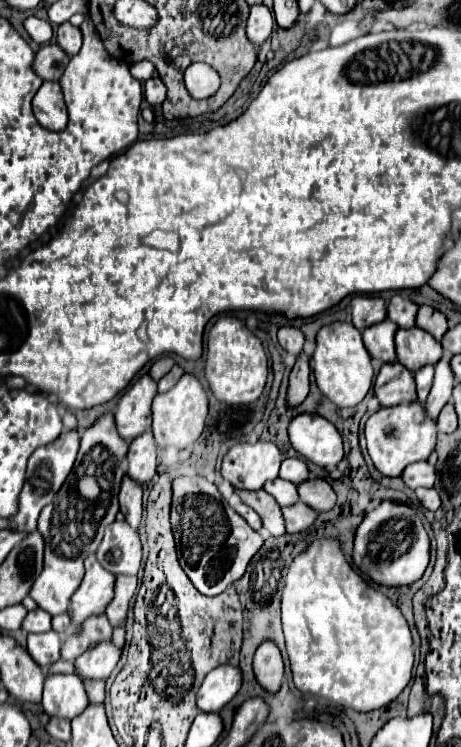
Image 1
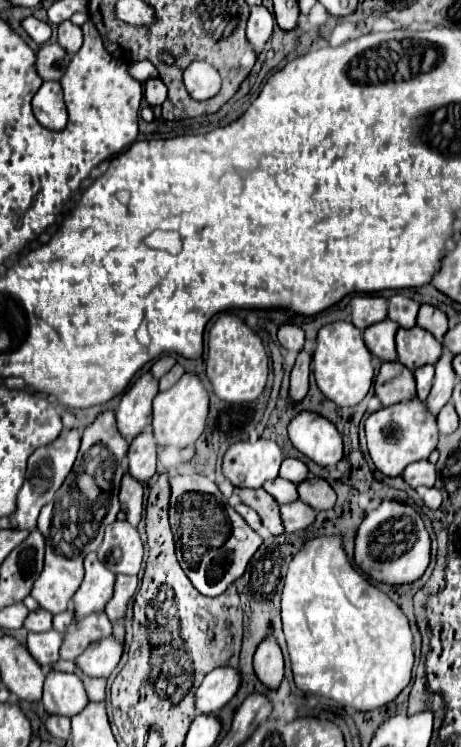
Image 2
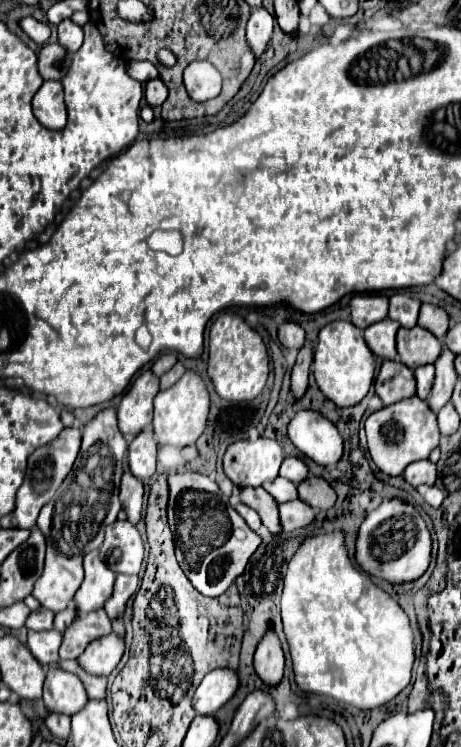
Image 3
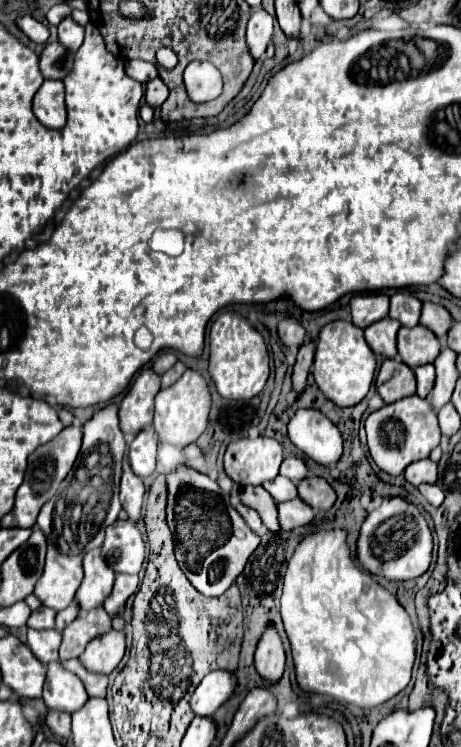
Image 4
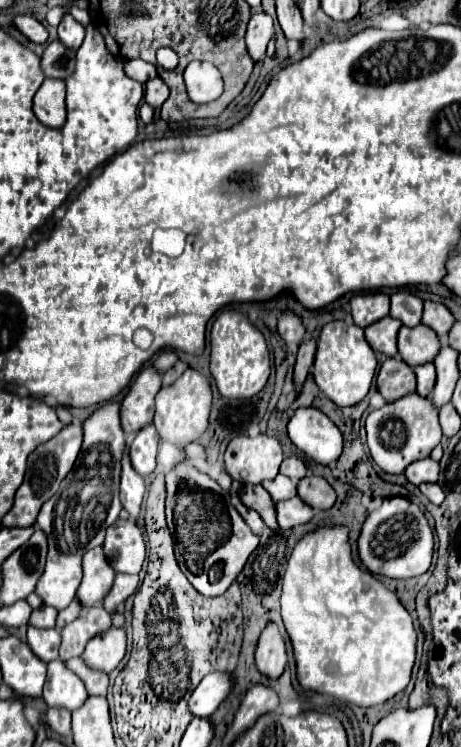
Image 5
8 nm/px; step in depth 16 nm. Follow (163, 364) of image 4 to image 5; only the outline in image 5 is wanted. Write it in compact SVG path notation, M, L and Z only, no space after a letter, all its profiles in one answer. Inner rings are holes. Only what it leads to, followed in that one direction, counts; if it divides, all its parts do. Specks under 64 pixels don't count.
M162 350L162 352L156 356L154 366L156 366L160 372L166 372L176 360L178 360L178 356L176 356L174 350Z

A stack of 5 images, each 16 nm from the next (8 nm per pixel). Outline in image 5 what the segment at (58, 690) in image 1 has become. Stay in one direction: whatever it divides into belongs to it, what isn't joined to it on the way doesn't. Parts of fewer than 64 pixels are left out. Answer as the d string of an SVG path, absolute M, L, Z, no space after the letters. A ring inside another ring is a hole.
M58 658L48 662L48 678L44 684L44 700L48 706L62 706L68 710L80 708L88 692L84 682Z

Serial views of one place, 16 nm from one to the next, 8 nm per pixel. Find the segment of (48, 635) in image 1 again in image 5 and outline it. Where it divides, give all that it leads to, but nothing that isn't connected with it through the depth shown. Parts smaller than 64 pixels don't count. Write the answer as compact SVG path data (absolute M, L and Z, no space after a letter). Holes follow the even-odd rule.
M28 626L28 644L30 644L32 652L42 662L52 662L52 660L58 658L60 632L58 630L48 630L48 628Z

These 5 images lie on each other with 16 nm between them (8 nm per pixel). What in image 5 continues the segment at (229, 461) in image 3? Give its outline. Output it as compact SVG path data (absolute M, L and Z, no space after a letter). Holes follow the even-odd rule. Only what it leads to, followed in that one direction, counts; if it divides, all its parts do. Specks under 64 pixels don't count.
M238 436L228 444L224 460L226 470L234 480L242 484L260 484L278 474L284 452L280 442L272 436Z

